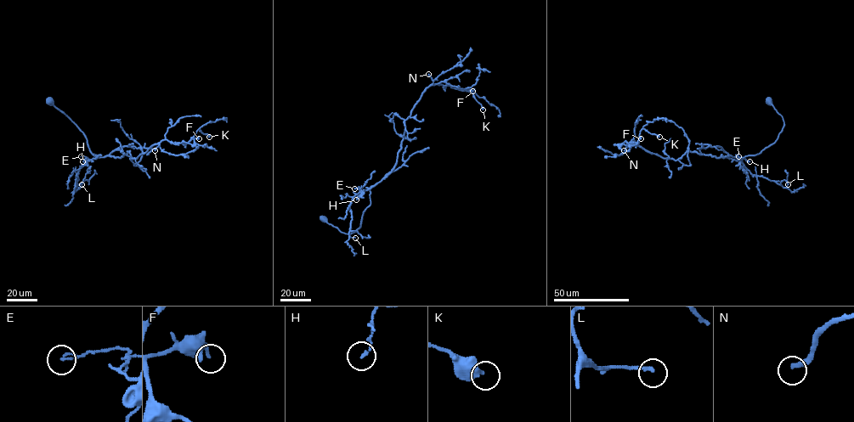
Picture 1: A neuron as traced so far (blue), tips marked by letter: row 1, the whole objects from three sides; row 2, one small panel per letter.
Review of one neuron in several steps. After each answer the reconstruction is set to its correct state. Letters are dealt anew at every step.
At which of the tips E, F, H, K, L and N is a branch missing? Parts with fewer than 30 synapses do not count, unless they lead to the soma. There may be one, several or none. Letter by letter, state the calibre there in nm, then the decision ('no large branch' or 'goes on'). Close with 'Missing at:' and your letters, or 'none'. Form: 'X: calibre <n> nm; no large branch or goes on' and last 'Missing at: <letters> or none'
E: calibre 70 nm; no large branch
F: calibre 280 nm; no large branch
H: calibre 130 nm; no large branch
K: calibre 480 nm; no large branch
L: calibre 170 nm; no large branch
N: calibre 240 nm; goes on
Missing at: N

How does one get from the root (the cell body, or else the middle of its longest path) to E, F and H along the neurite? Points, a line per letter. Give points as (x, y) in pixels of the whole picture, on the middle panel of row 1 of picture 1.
E: (323, 219), (346, 233), (358, 228), (363, 212), (370, 204), (370, 191), (354, 188)
F: (323, 219), (346, 233), (360, 227), (370, 189), (393, 168), (404, 120), (426, 88), (445, 81), (472, 91)
H: (323, 219), (342, 233), (354, 232), (360, 227), (363, 212), (370, 204), (370, 190), (361, 191), (356, 199)

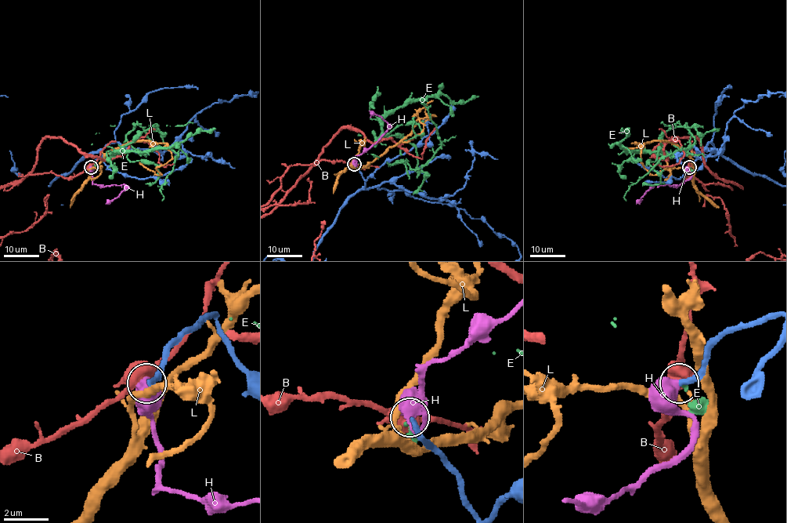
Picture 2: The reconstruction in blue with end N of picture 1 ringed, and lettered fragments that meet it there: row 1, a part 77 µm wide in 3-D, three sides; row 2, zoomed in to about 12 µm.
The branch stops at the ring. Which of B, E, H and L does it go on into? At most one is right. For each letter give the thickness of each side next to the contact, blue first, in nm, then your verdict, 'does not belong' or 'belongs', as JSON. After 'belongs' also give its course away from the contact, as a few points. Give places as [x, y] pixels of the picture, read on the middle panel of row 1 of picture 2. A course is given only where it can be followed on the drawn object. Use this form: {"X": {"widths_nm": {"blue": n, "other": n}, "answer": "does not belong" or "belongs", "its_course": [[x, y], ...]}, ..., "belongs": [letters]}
{"B": {"widths_nm": {"blue": 300, "other": 500}, "answer": "does not belong"}, "E": {"widths_nm": {"blue": 260, "other": 80}, "answer": "does not belong"}, "H": {"widths_nm": {"blue": 260, "other": 600}, "answer": "belongs", "its_course": [[354, 165], [358, 155], [370, 148], [388, 129], [388, 123], [380, 115], [369, 110]]}, "L": {"widths_nm": {"blue": 340, "other": 340}, "answer": "does not belong"}, "belongs": ["H"]}

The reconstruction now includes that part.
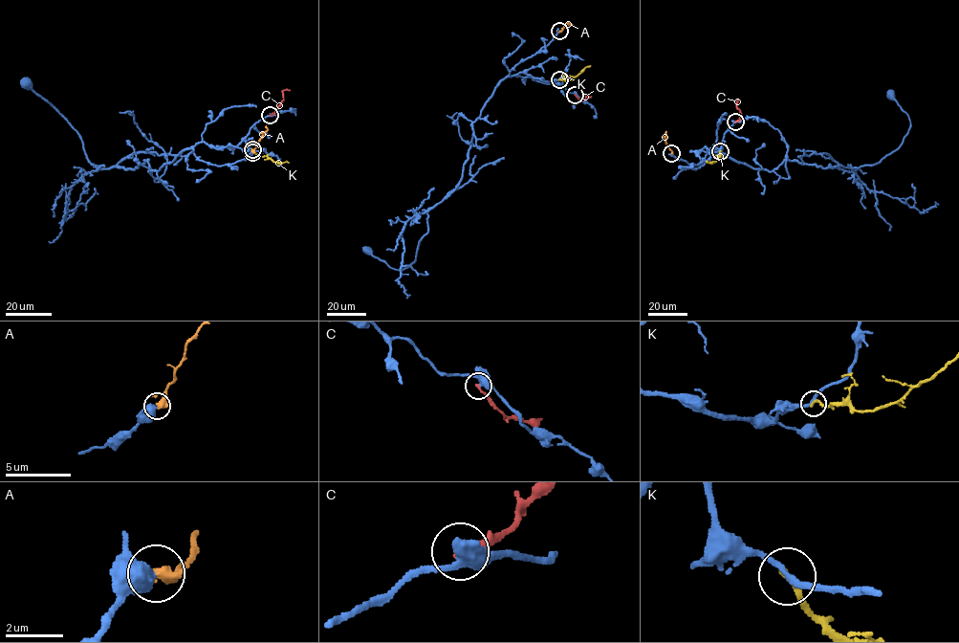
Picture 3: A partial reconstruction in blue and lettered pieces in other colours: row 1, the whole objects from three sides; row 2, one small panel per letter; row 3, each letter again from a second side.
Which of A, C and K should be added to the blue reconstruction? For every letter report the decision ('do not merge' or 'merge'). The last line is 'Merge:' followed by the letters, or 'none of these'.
A: do not merge
C: do not merge
K: do not merge
Merge: none of these

